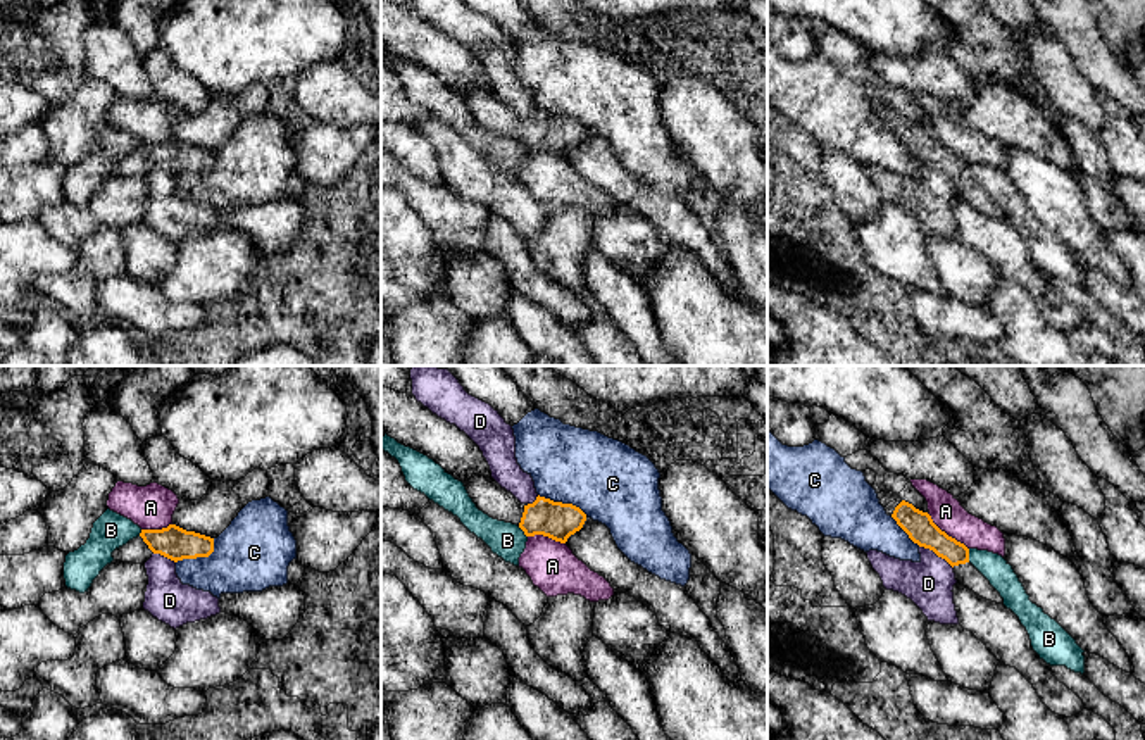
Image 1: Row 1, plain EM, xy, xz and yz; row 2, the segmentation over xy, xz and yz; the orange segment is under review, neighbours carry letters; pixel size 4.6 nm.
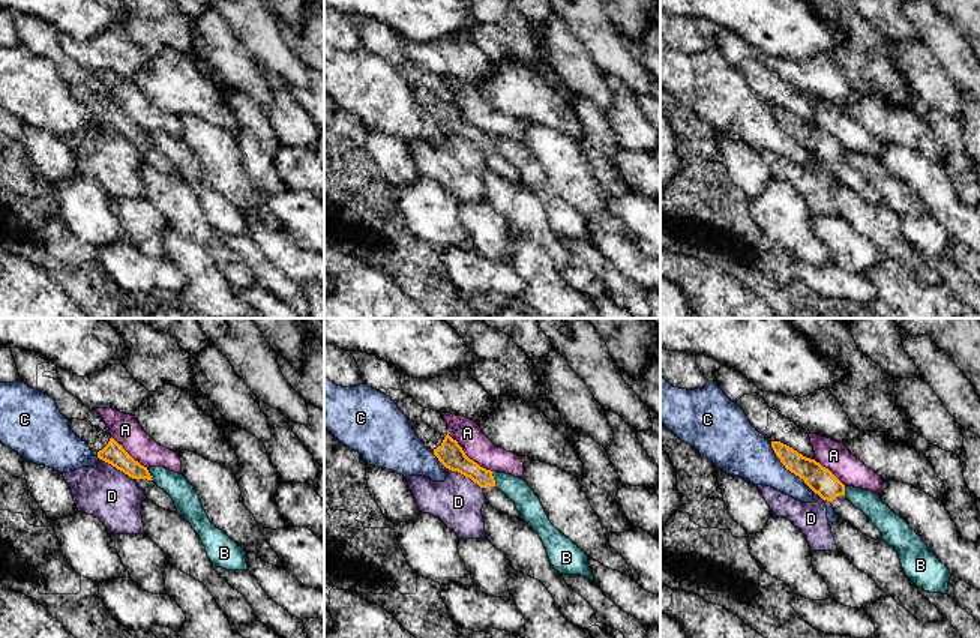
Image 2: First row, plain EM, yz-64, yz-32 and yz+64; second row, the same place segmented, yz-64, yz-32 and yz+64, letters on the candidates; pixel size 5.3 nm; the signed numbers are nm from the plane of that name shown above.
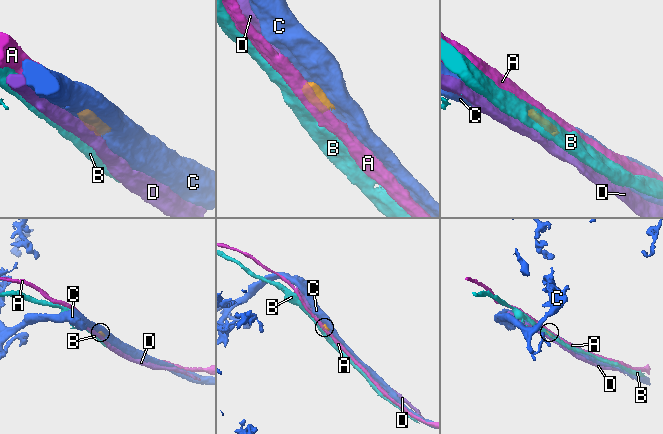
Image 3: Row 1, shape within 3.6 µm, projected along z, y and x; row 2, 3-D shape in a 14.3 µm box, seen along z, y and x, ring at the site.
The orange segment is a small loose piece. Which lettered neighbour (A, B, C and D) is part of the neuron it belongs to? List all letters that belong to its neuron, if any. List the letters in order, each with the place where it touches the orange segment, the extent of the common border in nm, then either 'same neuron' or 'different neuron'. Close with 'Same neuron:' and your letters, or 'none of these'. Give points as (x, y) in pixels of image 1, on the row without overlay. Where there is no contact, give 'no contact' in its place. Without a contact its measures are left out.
A: contact yz (945, 147); length 260 nm; different neuron
B: contact yz (968, 169); length 60 nm; different neuron
C: contact xy (200, 169); length 220 nm; different neuron
D: contact yz (937, 168); length 190 nm; different neuron
Same neuron: none of these

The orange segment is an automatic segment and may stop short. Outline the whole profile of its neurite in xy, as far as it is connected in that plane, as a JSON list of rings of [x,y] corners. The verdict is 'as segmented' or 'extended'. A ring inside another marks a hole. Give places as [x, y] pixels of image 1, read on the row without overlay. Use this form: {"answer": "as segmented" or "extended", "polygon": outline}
{"answer": "extended", "polygon": [[[176,138],[162,143],[141,143],[126,159],[112,166],[114,174],[143,178],[160,167],[174,176],[183,172],[209,171],[214,166],[214,152],[186,145]]]}

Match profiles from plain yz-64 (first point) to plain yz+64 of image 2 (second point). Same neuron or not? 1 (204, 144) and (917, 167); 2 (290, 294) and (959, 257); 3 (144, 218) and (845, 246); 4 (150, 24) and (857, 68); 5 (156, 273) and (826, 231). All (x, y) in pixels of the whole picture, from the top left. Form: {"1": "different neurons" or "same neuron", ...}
{"1": "same neuron", "2": "different neurons", "3": "same neuron", "4": "same neuron", "5": "different neurons"}

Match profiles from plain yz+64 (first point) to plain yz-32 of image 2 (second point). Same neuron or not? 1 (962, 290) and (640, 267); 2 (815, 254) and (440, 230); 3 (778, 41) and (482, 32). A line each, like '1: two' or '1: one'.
1: two
2: one
3: two

